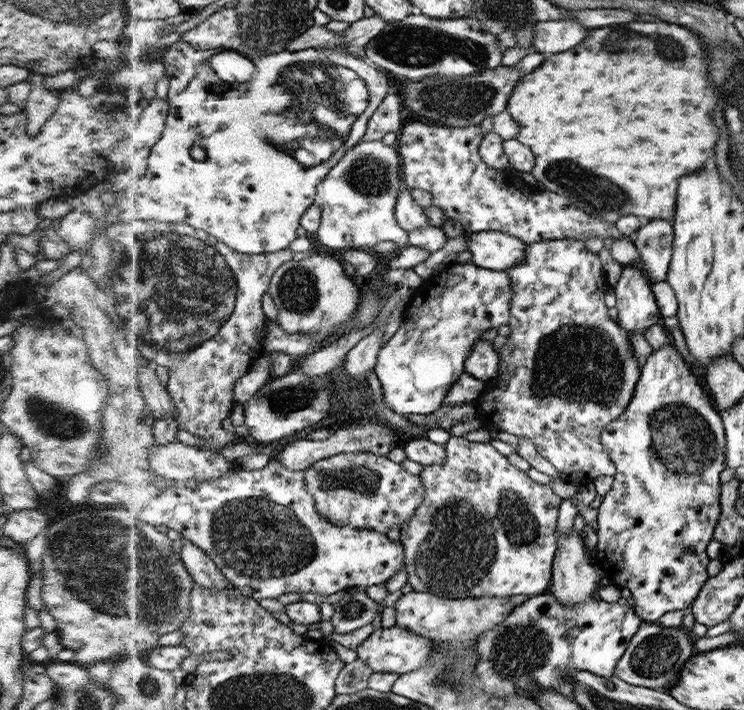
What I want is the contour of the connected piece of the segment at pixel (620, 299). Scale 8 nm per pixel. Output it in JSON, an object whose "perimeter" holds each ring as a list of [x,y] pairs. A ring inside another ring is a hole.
{"perimeter":[[[625,266],[614,287],[617,321],[627,334],[642,334],[653,324],[660,324],[661,311],[658,308],[652,282],[637,267]]]}

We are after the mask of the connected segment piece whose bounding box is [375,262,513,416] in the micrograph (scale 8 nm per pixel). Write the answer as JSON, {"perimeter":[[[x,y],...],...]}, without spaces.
{"perimeter":[[[472,262],[451,263],[447,269],[442,267],[423,279],[404,308],[399,329],[377,354],[375,373],[382,386],[385,407],[401,416],[435,413],[451,386],[466,372],[467,358],[482,334],[509,323],[512,300],[513,280],[506,271],[488,270]]]}

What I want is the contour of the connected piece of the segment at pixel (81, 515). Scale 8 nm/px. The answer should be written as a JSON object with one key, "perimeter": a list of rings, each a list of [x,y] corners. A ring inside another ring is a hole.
{"perimeter":[[[138,497],[130,504],[109,507],[107,510],[102,508],[74,512],[68,518],[52,524],[44,532],[46,550],[42,554],[41,599],[56,620],[55,631],[60,637],[60,642],[65,648],[76,652],[74,663],[89,665],[125,657],[146,656],[159,646],[158,642],[162,636],[181,630],[191,616],[190,594],[194,590],[195,578],[186,574],[186,568],[172,568],[174,542],[170,540],[170,536],[166,536],[165,529],[142,519]]]}

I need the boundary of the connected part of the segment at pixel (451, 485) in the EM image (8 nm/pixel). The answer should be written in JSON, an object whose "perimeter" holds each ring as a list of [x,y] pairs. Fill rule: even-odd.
{"perimeter":[[[451,437],[444,445],[446,451],[445,459],[442,464],[424,465],[420,472],[420,481],[424,483],[423,501],[418,509],[415,510],[414,516],[405,522],[400,531],[399,543],[406,552],[406,560],[403,564],[406,566],[408,574],[407,583],[412,586],[416,592],[430,593],[441,598],[464,599],[464,598],[480,598],[480,597],[511,597],[518,596],[534,596],[544,594],[544,590],[549,590],[551,586],[551,578],[554,576],[554,558],[559,549],[556,549],[556,520],[558,520],[558,506],[560,506],[560,496],[552,492],[549,486],[542,486],[534,480],[530,480],[526,476],[526,472],[514,468],[506,456],[502,456],[498,450],[494,450],[494,446],[482,444],[482,442],[468,442],[463,437]],[[475,472],[478,480],[470,480],[470,473]]]}

